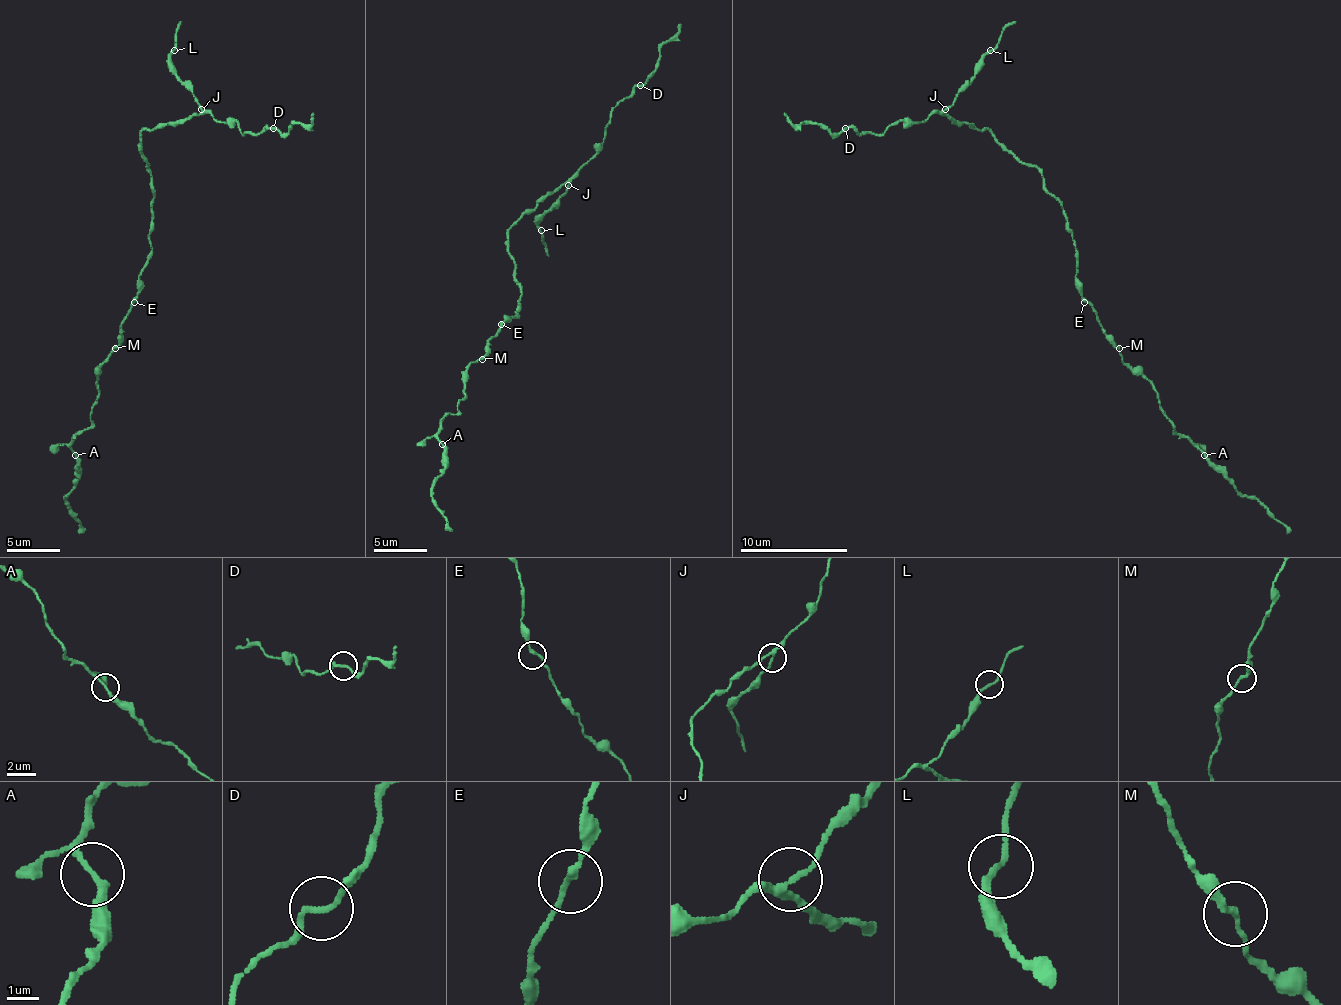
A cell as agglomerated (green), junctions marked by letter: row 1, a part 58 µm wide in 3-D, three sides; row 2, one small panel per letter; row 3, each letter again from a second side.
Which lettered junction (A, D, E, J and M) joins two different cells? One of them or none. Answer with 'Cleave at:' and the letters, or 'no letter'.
Cleave at: J

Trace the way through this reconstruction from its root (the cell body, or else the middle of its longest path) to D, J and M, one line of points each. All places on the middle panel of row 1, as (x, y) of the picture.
D: (520, 308), (509, 230), (597, 152), (611, 112), (640, 85)
J: (520, 308), (520, 284), (514, 275), (514, 257), (509, 251), (509, 230), (541, 200), (562, 184), (568, 184)
M: (520, 308), (517, 316), (509, 316), (487, 343), (487, 353), (482, 359)

